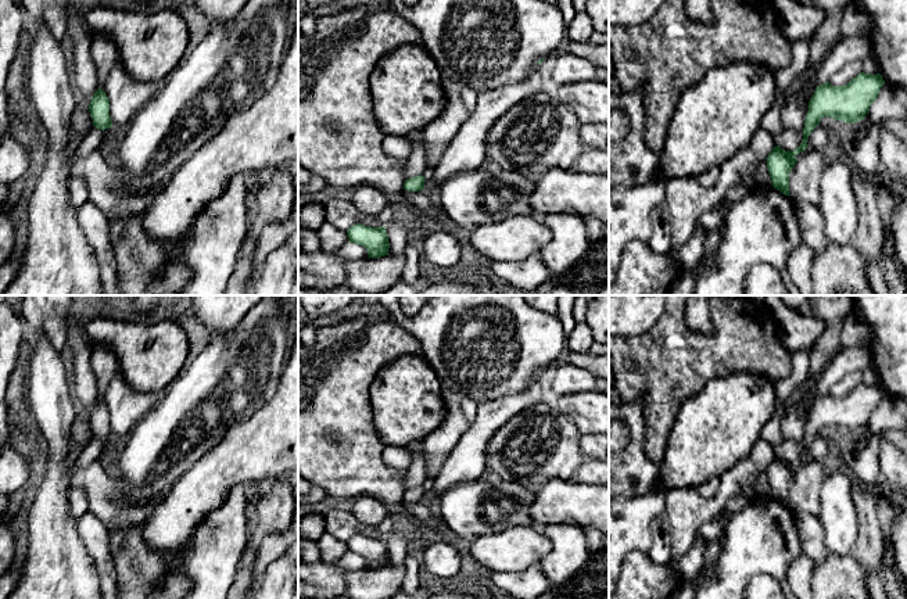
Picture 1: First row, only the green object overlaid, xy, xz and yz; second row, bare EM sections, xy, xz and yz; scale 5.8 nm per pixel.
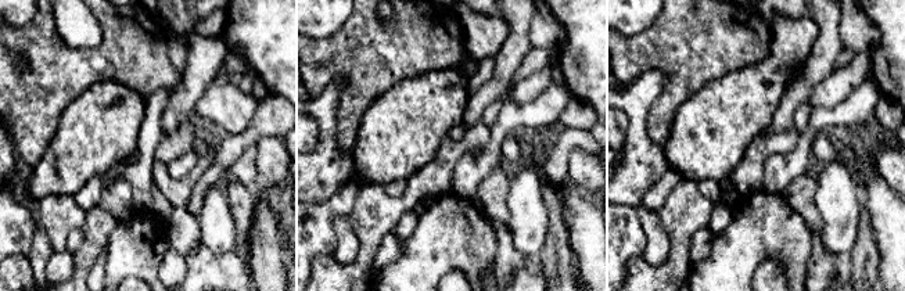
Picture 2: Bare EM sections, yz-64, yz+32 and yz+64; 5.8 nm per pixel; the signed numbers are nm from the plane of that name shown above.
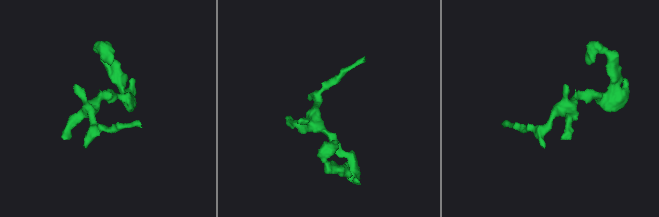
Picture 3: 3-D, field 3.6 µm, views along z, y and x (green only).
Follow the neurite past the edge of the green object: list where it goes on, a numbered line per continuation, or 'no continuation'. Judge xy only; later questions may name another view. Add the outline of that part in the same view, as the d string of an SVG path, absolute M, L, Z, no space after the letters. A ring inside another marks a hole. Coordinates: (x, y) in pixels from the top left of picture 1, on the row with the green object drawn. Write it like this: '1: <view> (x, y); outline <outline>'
no continuation

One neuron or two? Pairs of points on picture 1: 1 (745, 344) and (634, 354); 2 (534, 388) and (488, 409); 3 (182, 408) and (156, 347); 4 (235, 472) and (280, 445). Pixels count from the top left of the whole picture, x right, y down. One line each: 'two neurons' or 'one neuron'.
1: one neuron
2: one neuron
3: two neurons
4: one neuron

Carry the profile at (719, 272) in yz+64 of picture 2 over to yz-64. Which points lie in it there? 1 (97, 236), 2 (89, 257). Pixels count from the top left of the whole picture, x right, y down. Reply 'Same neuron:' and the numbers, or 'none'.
Same neuron: none

